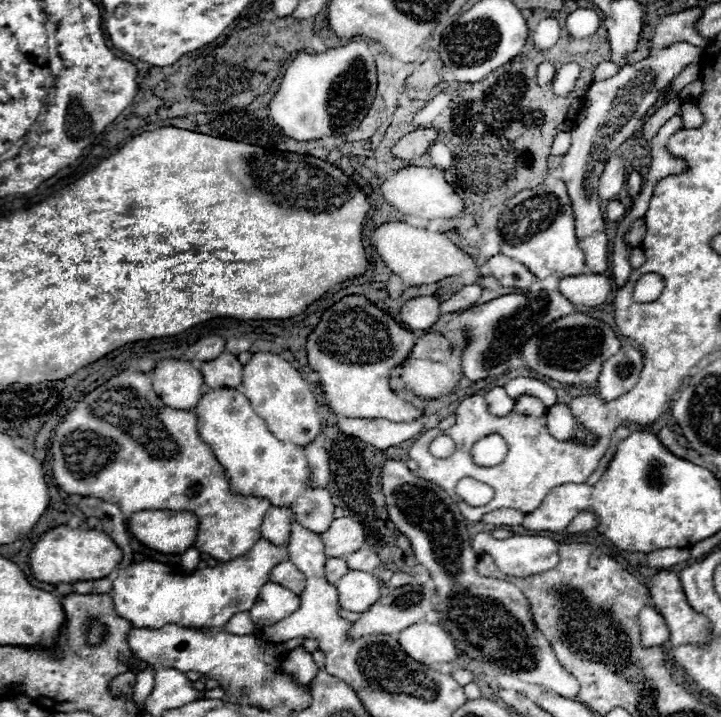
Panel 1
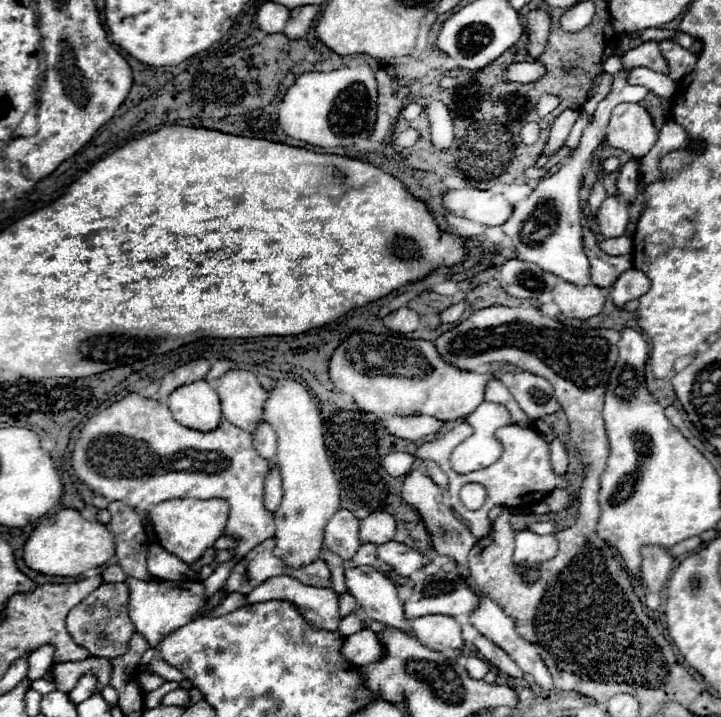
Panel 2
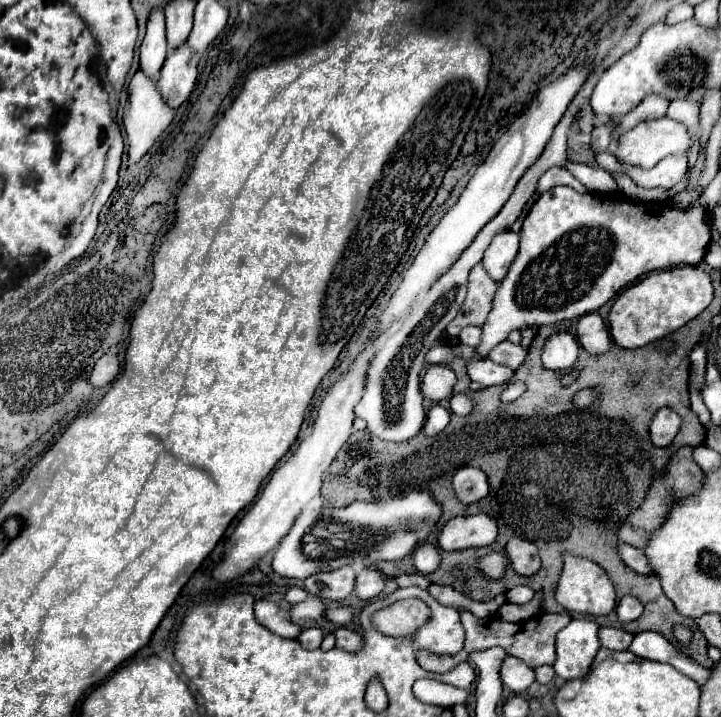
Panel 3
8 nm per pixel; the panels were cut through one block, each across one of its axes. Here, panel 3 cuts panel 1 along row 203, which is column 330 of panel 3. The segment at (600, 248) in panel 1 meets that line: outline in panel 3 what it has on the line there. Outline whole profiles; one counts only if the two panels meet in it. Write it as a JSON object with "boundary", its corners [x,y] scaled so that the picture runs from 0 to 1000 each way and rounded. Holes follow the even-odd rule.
{"boundary":[[[474,789],[458,798],[441,798],[424,806],[424,823],[449,837],[477,837],[491,823],[488,789]]]}

